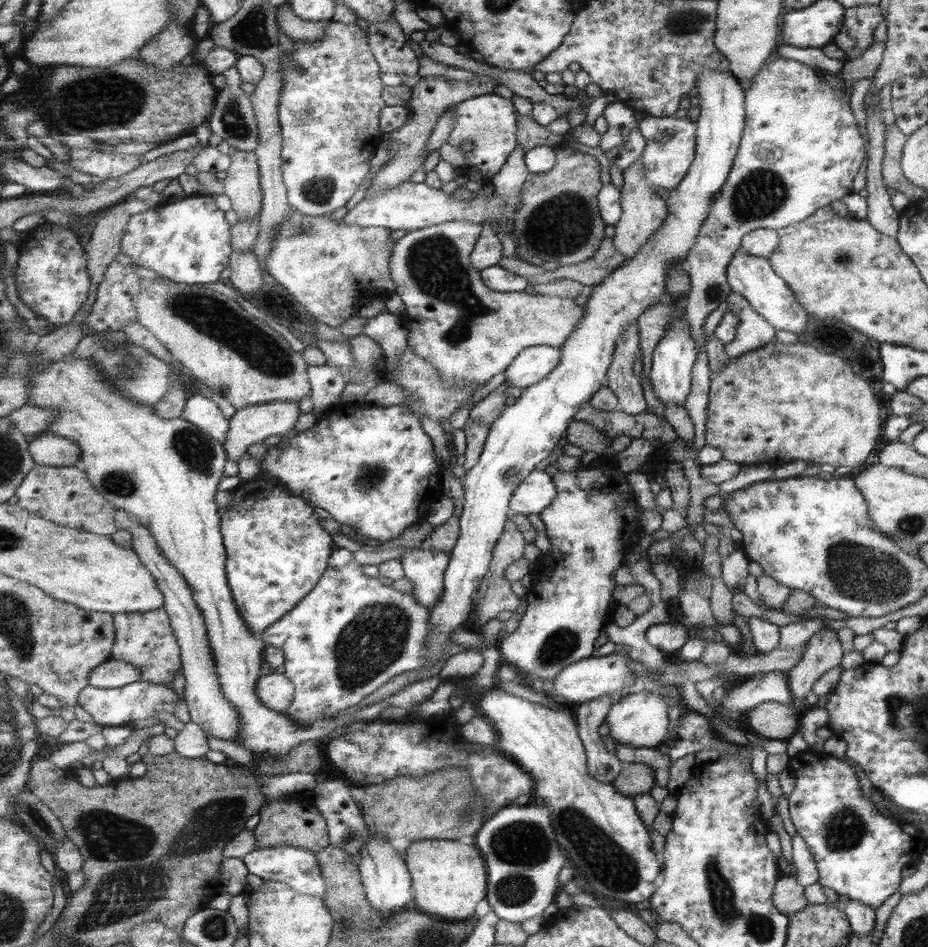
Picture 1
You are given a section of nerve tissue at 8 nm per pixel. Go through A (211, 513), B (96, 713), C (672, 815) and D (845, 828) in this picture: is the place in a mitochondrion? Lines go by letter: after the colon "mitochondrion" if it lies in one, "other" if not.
A: other
B: other
C: other
D: mitochondrion

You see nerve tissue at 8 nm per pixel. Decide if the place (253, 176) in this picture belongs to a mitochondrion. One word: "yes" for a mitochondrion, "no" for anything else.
no

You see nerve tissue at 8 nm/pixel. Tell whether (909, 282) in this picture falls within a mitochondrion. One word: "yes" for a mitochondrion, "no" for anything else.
no

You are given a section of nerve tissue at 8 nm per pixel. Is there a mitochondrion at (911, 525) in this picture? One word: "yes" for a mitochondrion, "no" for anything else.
yes

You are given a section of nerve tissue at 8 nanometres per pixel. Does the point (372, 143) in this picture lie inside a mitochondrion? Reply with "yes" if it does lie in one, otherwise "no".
no

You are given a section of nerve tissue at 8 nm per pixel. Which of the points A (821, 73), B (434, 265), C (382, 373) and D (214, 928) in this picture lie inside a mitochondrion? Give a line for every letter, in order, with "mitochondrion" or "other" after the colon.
A: other
B: mitochondrion
C: other
D: mitochondrion

